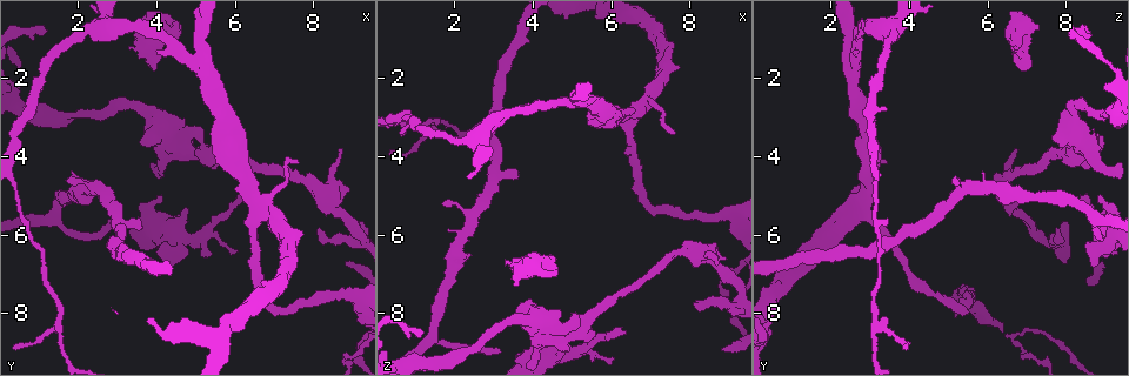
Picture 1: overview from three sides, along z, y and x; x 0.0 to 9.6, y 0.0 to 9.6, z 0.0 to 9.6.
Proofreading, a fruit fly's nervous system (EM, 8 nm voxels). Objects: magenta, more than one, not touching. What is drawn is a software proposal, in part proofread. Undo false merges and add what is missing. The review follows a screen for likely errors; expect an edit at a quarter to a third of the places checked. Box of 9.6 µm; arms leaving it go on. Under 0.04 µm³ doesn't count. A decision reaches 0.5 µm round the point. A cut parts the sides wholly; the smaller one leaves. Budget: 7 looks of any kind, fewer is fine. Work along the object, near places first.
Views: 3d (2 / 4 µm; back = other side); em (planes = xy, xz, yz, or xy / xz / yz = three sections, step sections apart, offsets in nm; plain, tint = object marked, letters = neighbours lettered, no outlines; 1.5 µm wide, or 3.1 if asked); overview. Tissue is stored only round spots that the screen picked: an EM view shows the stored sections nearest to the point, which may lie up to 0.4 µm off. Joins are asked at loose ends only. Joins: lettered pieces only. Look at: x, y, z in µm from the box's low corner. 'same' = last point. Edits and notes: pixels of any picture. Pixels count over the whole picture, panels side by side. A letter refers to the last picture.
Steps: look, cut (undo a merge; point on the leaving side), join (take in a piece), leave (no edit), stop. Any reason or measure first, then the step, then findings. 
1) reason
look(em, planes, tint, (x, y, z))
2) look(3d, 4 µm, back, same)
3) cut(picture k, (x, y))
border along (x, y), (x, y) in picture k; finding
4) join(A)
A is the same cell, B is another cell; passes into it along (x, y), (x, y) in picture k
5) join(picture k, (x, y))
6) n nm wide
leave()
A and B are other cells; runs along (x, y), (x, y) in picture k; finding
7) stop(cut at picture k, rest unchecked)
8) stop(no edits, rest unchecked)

look(3d, 4 µm, back, (7.60, 4.10, 3.40))

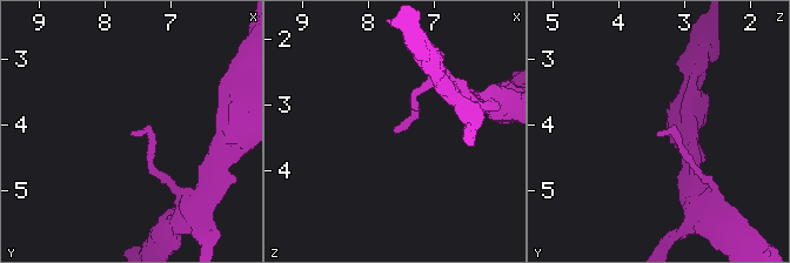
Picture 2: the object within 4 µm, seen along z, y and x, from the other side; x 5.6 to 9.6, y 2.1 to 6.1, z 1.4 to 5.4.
look(em, planes, tint, (7.65, 4.10, 3.45))

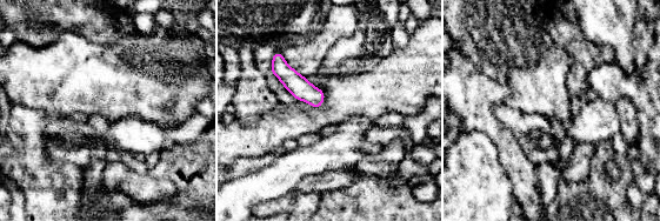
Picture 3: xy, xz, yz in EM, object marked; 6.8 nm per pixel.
look(em, planes, letters, same)

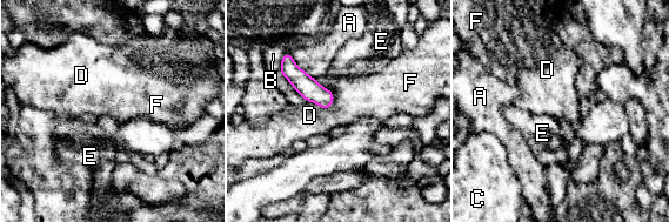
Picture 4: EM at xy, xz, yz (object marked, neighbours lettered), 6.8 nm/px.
A touches over 280 nm
leave()
A, B, C, D, E and F are other cells; none of them fits

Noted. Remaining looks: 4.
tapers out
look(3d, 2 µm, (1.10, 0.80, 8.65))

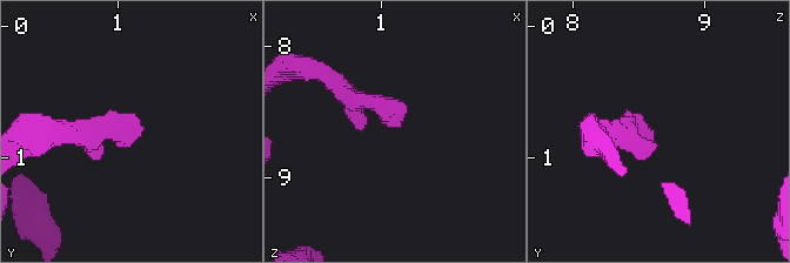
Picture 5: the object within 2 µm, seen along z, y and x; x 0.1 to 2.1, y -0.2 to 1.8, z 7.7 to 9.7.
need the tissue
look(em, xz, step 4, letters, (1.12, 0.84, 8.60))

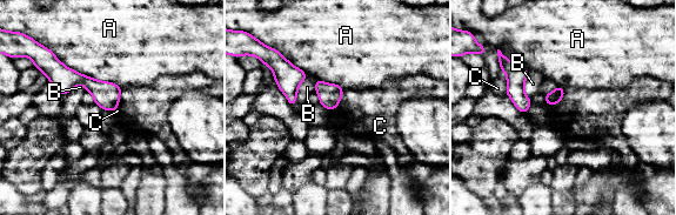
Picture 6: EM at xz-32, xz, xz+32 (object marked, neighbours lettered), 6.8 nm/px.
cut it another way
look(em, planes, letters, same)

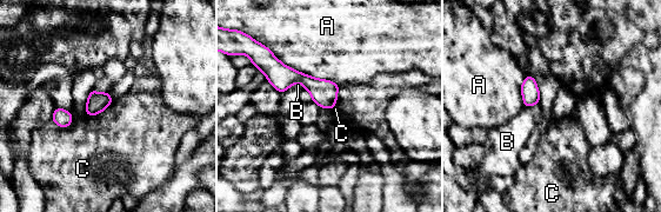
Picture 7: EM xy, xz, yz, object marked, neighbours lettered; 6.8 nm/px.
140 nm wide; A touches over 550 nm
leave()
A, B and C are other cells; none of them fits

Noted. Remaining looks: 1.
stop(no edits, rest unchecked)

